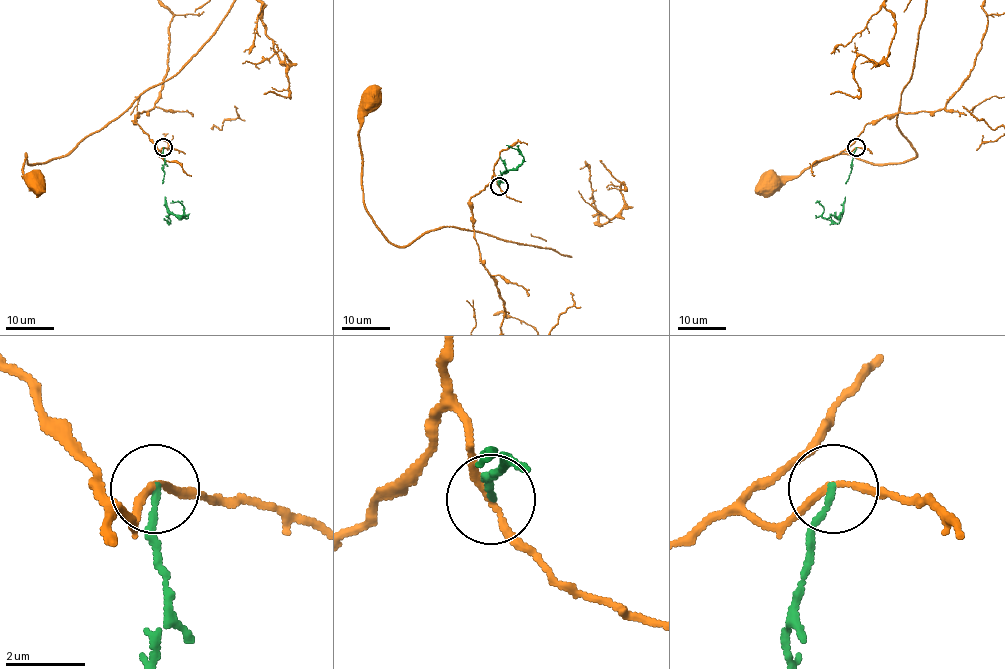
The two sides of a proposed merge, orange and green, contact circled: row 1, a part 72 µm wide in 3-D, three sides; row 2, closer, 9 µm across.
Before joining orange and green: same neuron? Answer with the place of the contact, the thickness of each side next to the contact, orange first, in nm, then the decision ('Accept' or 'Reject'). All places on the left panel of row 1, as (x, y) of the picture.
Place: (163, 147). Thickness 170 nm (orange) against 150 nm. Reject

